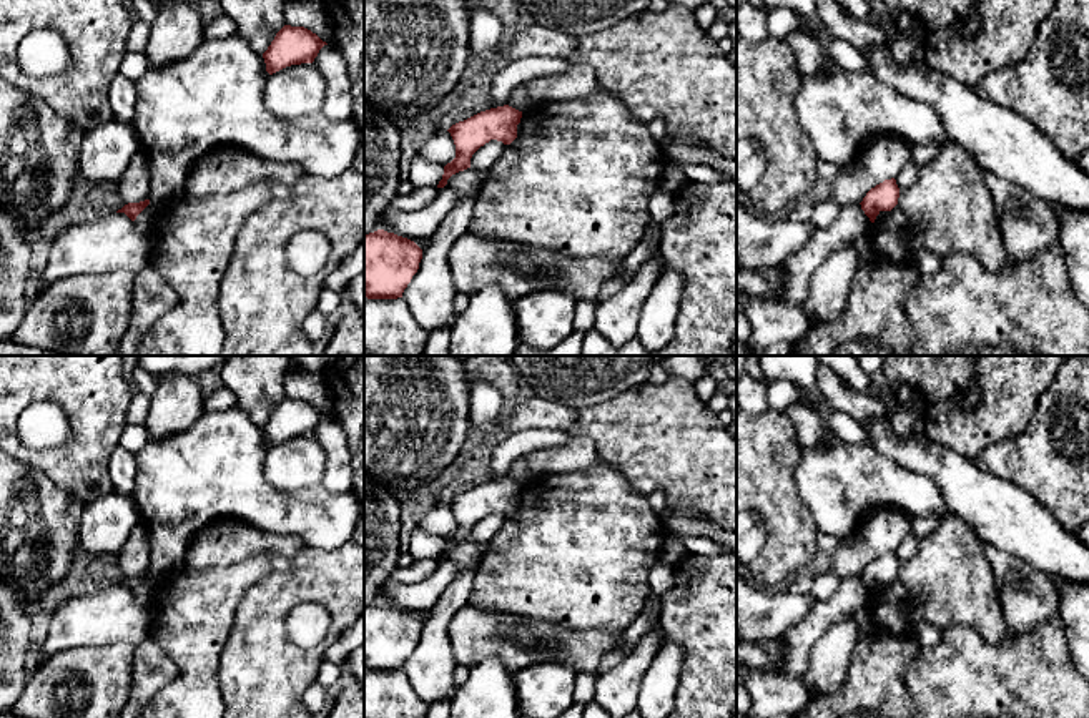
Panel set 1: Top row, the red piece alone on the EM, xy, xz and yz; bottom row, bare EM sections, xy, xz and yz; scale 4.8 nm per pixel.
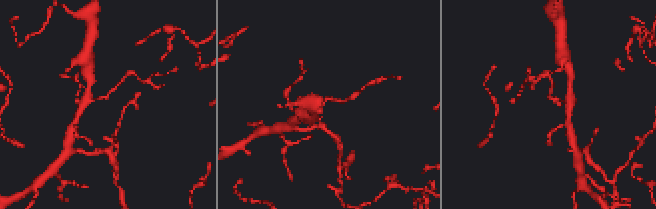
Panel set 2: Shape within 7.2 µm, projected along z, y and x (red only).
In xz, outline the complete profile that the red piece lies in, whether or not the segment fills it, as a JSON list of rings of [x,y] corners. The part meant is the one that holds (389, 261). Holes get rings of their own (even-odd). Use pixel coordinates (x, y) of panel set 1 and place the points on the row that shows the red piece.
[[[384,229],[364,234],[364,298],[402,298],[421,259],[422,249],[407,238]]]

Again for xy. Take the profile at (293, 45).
[[[284,25],[263,53],[269,75],[301,63],[313,63],[319,50],[328,45],[304,27]]]

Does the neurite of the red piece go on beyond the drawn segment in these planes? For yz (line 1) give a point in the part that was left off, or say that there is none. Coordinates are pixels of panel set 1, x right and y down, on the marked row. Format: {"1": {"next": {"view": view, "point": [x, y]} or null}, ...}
{"1": {"next": null}}

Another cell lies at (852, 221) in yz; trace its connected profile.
[[[860,203],[843,204],[836,221],[830,228],[816,229],[808,243],[783,263],[780,299],[788,304],[803,306],[810,279],[818,266],[841,246],[853,244],[856,238],[871,229],[873,223]]]

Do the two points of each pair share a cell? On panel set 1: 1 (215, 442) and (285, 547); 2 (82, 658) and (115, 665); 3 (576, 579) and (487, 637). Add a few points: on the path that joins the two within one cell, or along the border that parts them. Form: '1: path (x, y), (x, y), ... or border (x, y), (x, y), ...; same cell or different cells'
1: border (240, 519), (263, 531), (295, 534), (305, 544); different cells
2: path (90, 665), (107, 665); same cell
3: border (482, 607), (492, 612), (514, 612), (559, 624); different cells

